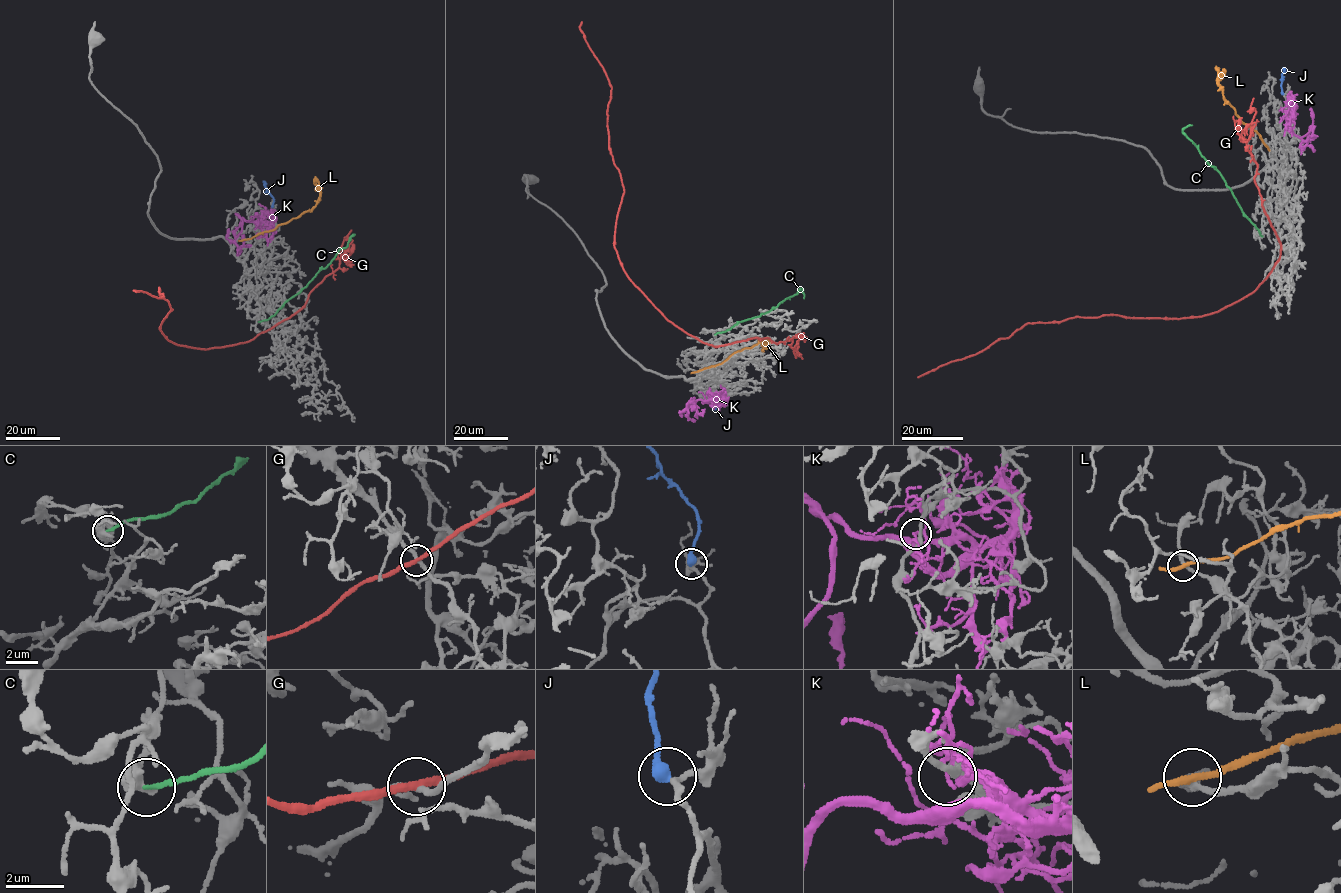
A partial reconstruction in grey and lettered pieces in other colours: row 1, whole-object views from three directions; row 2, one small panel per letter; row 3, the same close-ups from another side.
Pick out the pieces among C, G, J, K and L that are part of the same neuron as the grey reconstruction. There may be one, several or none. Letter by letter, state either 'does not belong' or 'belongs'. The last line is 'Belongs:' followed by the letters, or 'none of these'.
C: does not belong
G: does not belong
J: belongs
K: does not belong
L: does not belong
Belongs: J

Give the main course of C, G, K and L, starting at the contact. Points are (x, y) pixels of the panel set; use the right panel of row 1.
C: (1262, 236), (1217, 169), (1209, 165), (1182, 132), (1192, 125)
G: (1276, 235), (1280, 255), (1271, 272), (1220, 310), (1026, 323), (975, 354), (918, 377)
K: (1287, 114), (1293, 118), (1290, 117), (1295, 114), (1289, 117), (1288, 123), (1303, 146), (1316, 126)
L: (1268, 148), (1257, 132), (1242, 122), (1223, 97), (1216, 66)

